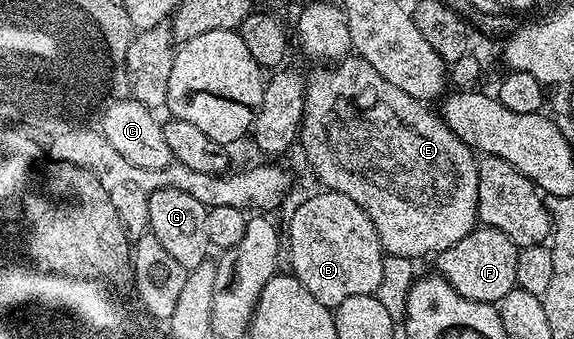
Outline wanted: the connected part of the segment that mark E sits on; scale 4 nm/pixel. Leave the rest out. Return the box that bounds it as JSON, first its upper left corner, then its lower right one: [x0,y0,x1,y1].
[298,55,478,259]

